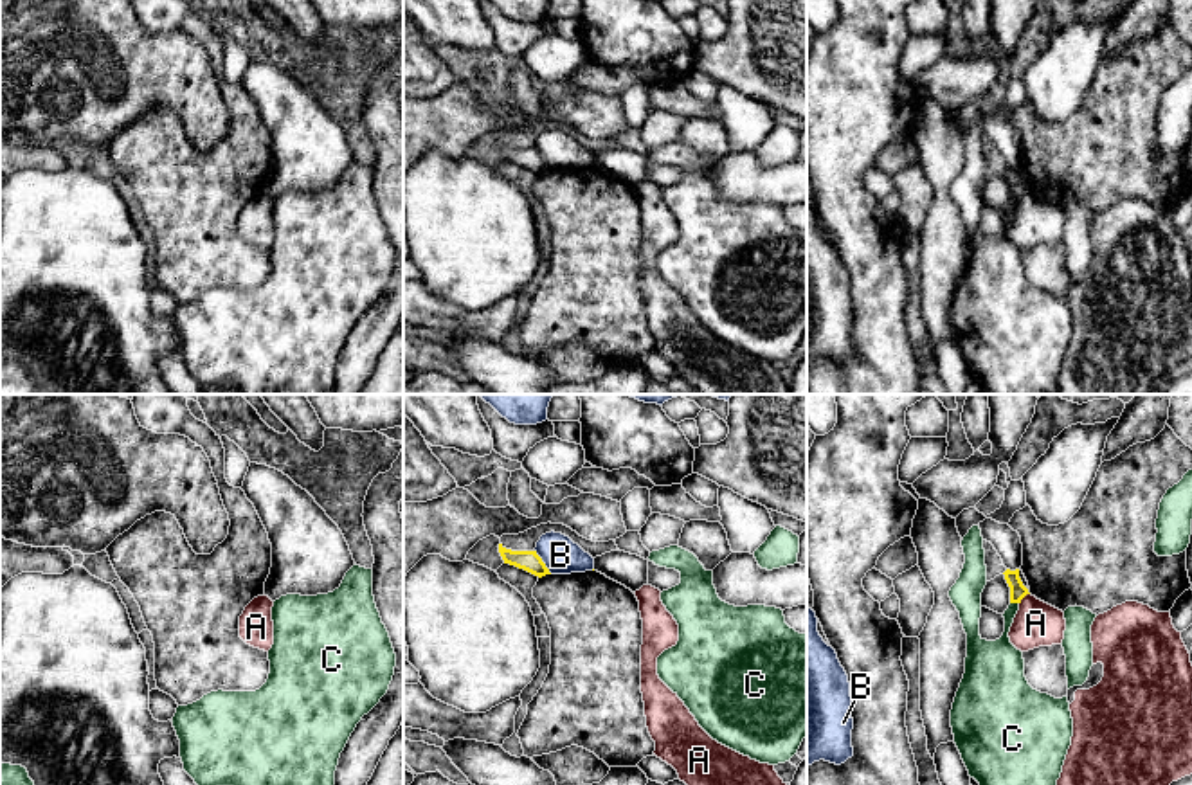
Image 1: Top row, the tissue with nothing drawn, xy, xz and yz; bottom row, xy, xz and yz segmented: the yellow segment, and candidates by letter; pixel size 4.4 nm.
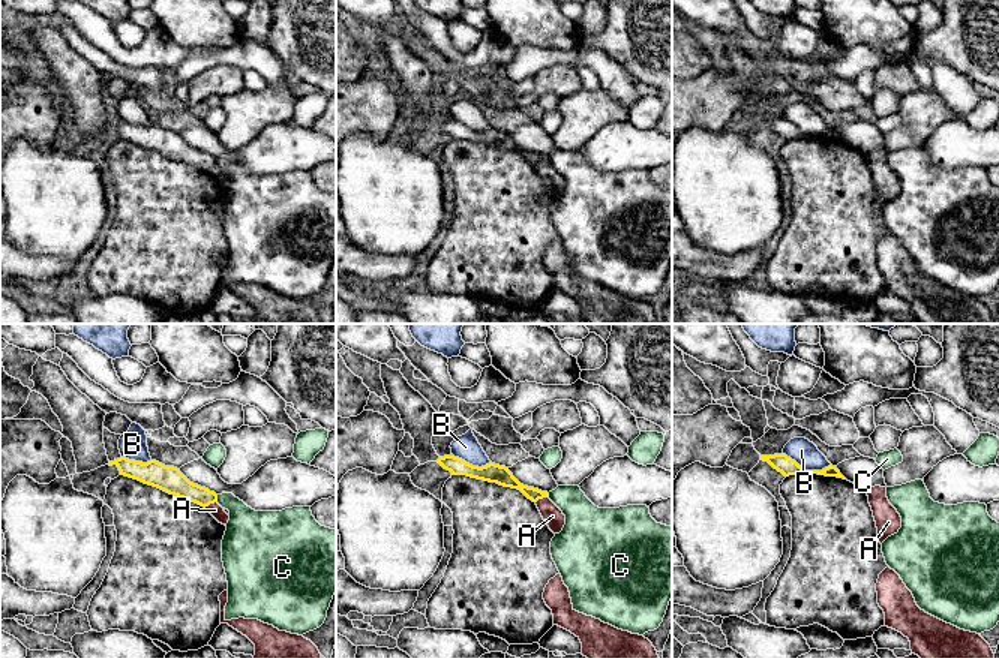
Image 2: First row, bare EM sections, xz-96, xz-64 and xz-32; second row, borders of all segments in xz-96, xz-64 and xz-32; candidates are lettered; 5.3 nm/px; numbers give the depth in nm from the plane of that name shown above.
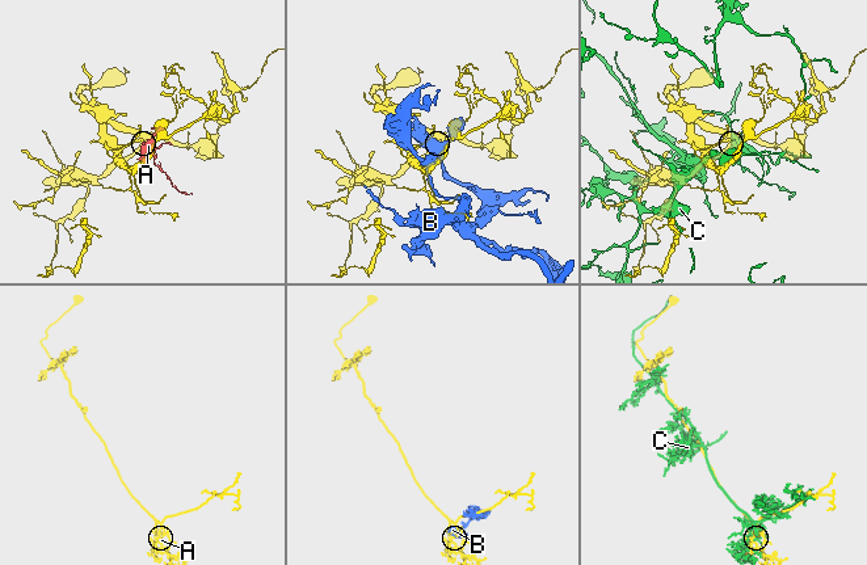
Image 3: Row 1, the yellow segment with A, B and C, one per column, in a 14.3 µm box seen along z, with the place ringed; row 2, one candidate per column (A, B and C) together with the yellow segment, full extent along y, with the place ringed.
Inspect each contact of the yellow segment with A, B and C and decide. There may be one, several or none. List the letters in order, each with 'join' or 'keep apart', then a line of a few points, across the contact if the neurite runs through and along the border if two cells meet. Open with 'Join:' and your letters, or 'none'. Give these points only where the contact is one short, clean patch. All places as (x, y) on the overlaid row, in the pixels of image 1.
Join: none
A: keep apart | yz (1029, 593), (1020, 604)
B: keep apart
C: keep apart

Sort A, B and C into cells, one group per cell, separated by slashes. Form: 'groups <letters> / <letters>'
groups A / B / C

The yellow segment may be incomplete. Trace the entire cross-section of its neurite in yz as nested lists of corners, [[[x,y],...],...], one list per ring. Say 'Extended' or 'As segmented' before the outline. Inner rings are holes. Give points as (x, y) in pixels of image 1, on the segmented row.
As segmented. [[[1007,569],[1003,574],[1010,587],[1010,603],[1021,603],[1021,600],[1030,592],[1019,578],[1019,569],[1016,569],[1016,571]]]

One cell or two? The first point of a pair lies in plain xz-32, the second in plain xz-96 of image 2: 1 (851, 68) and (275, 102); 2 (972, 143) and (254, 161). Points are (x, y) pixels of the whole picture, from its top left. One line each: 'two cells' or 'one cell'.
1: two cells
2: one cell

